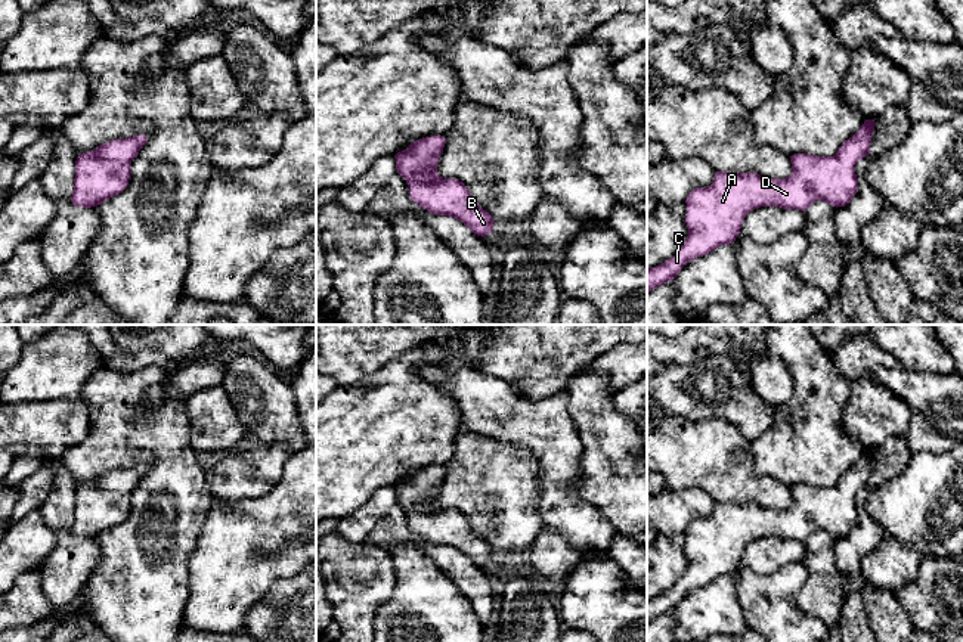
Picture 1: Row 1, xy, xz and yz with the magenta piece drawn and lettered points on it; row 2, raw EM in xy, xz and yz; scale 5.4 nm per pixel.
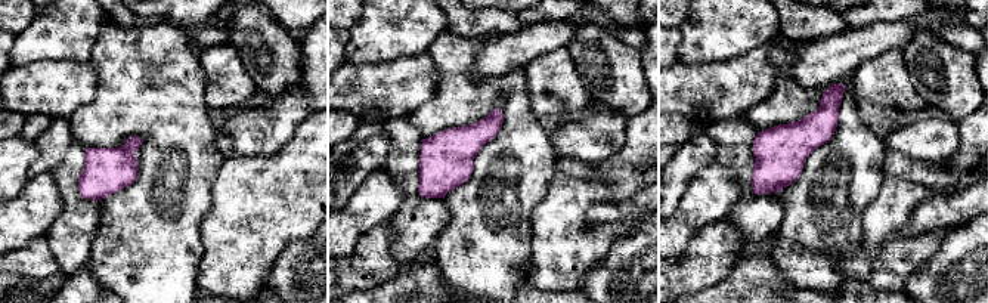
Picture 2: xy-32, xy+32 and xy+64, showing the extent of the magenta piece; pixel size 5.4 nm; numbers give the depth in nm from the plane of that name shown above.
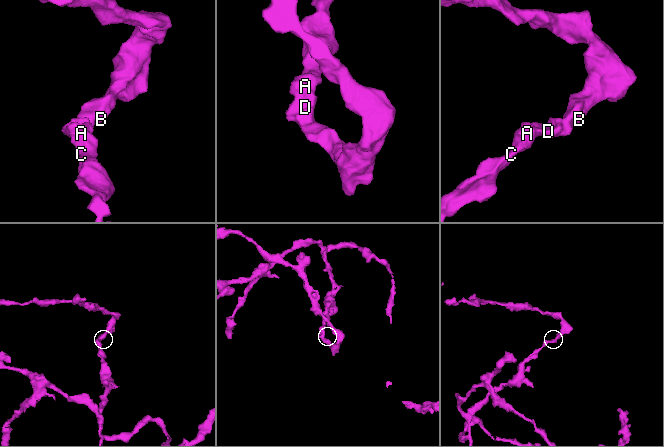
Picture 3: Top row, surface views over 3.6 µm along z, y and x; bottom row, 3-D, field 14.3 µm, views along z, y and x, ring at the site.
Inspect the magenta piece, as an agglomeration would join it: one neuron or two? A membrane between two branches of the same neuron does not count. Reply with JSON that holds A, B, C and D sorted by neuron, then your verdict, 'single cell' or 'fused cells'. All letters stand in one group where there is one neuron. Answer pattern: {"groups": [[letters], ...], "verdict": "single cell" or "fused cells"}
{"groups": [["A", "B", "C", "D"]], "verdict": "single cell"}

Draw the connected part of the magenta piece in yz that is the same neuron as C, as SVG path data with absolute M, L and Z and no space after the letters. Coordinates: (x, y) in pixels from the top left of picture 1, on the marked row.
M866 120L833 156L792 155L793 170L786 179L716 171L710 186L696 187L687 196L687 241L672 258L647 269L647 294L674 280L691 260L734 242L744 217L755 208L805 211L815 201L836 208L849 204L858 192L854 165L870 153L873 131L874 120Z

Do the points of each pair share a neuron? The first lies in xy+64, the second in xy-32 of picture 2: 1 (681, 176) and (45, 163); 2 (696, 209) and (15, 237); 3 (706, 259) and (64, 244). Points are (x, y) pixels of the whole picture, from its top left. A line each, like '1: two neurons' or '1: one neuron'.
1: one neuron
2: one neuron
3: two neurons

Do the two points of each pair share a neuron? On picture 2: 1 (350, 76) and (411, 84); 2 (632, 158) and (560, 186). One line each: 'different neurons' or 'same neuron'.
1: same neuron
2: same neuron

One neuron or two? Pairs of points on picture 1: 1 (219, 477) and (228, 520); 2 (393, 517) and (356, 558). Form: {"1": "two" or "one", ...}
{"1": "two", "2": "two"}

